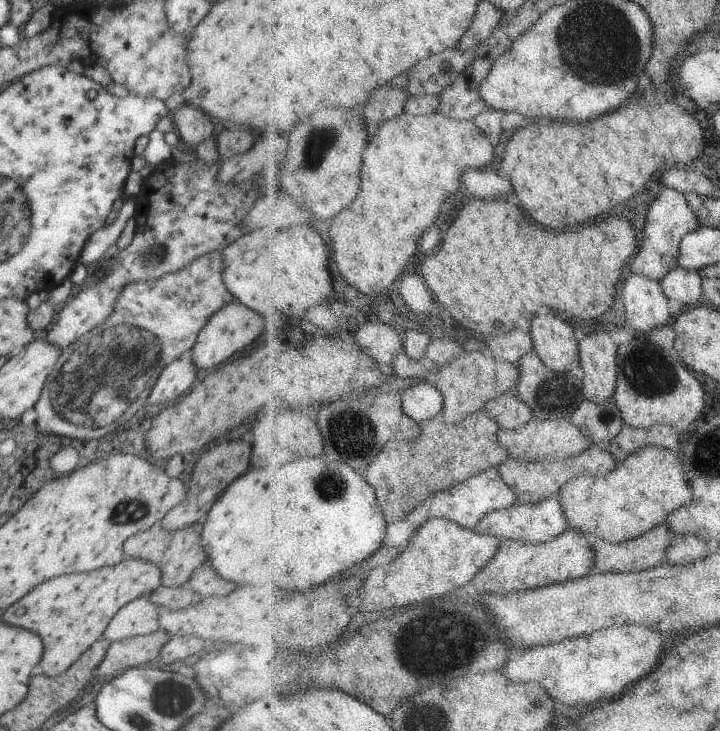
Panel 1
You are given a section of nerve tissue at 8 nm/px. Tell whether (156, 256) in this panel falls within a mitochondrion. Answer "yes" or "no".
yes

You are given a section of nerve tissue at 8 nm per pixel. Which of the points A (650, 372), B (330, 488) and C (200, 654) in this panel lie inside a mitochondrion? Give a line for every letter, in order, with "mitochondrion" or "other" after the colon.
A: mitochondrion
B: mitochondrion
C: other

